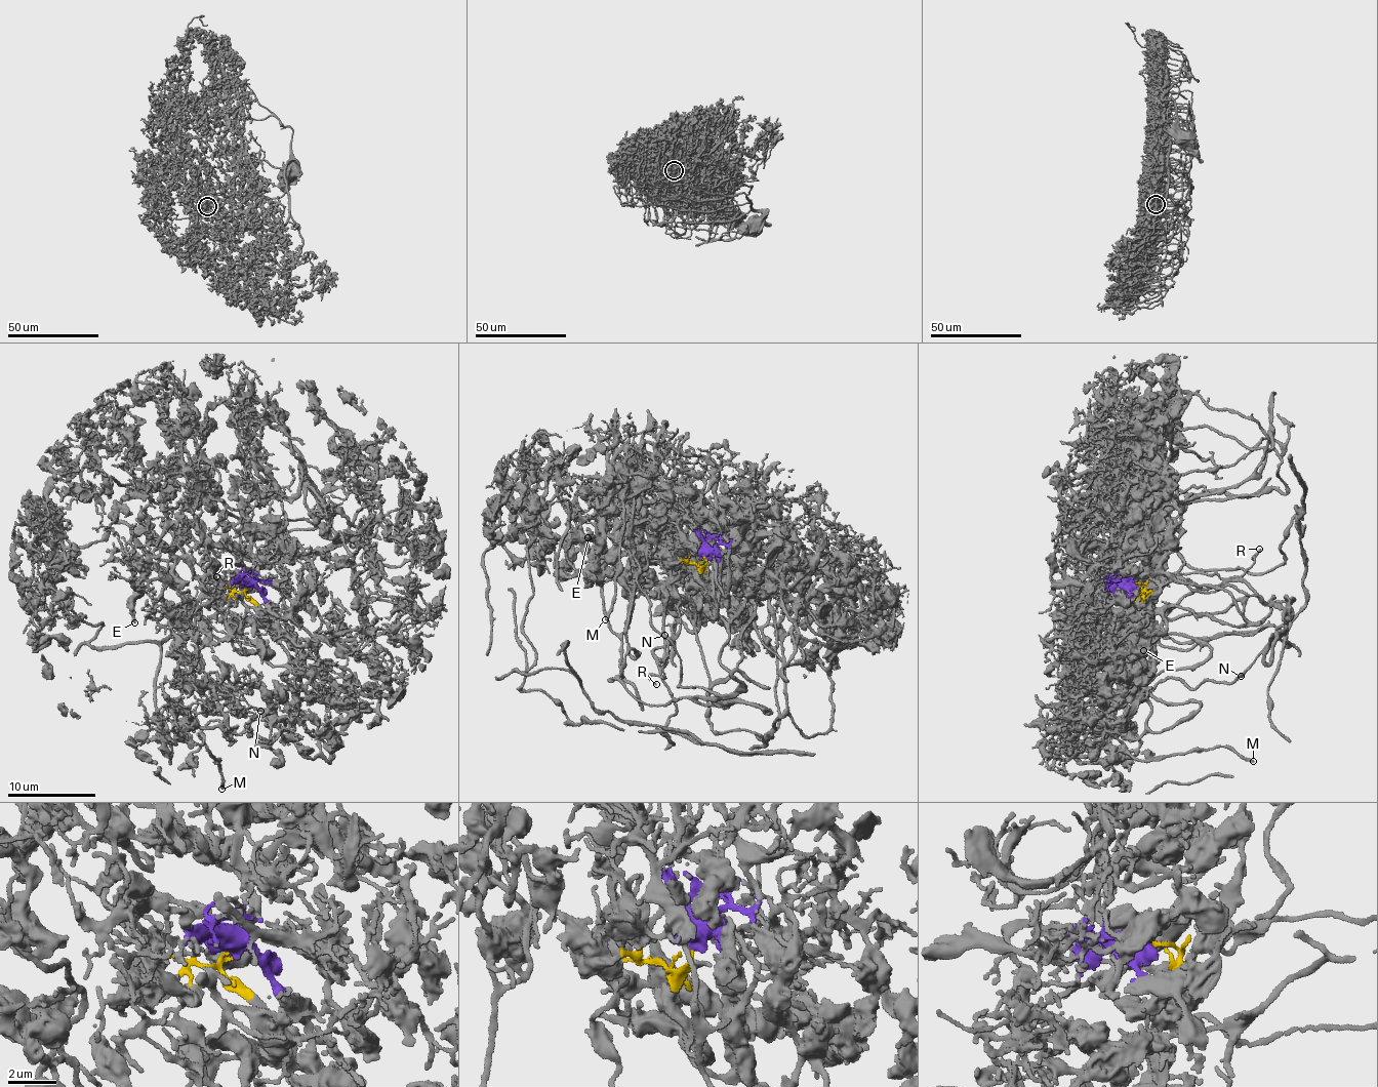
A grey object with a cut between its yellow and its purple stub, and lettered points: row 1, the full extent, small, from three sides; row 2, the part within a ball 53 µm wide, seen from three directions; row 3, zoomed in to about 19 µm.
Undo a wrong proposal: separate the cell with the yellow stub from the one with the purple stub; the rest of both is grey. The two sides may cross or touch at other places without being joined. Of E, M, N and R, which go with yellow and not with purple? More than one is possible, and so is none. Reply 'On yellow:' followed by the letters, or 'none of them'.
On yellow: R

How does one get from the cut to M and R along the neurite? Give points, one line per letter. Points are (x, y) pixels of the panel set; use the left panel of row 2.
M: (248, 585), (200, 589), (186, 610), (215, 709), (187, 733), (221, 765), (220, 789)
R: (248, 586), (225, 602), (216, 586), (221, 582), (215, 584), (236, 591), (232, 603), (211, 580), (215, 575)

